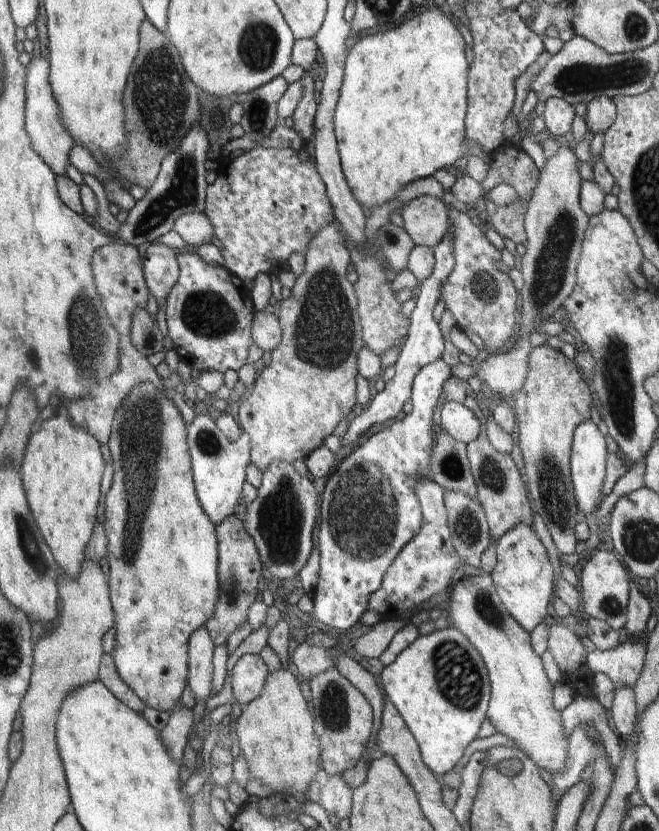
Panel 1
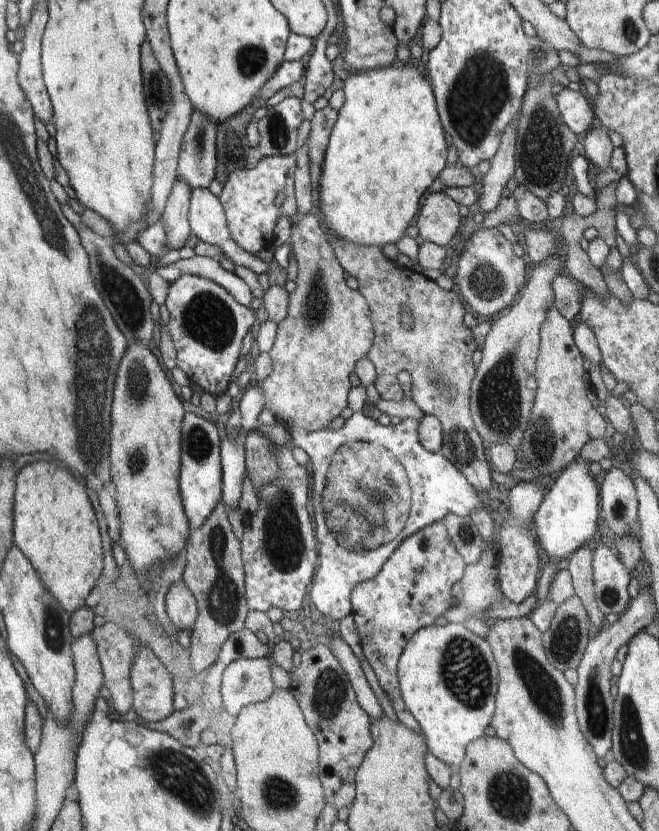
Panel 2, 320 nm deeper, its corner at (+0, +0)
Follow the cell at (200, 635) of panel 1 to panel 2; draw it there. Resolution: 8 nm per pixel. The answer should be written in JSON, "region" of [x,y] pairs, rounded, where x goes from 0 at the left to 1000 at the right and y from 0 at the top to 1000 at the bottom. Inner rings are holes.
{"region":[[[276,698],[261,702],[258,708],[252,711],[250,733],[253,740],[258,742],[258,746],[272,757],[285,757],[290,763],[290,756],[296,750],[300,739],[300,728],[296,717],[291,715],[291,711],[276,700]]]}

